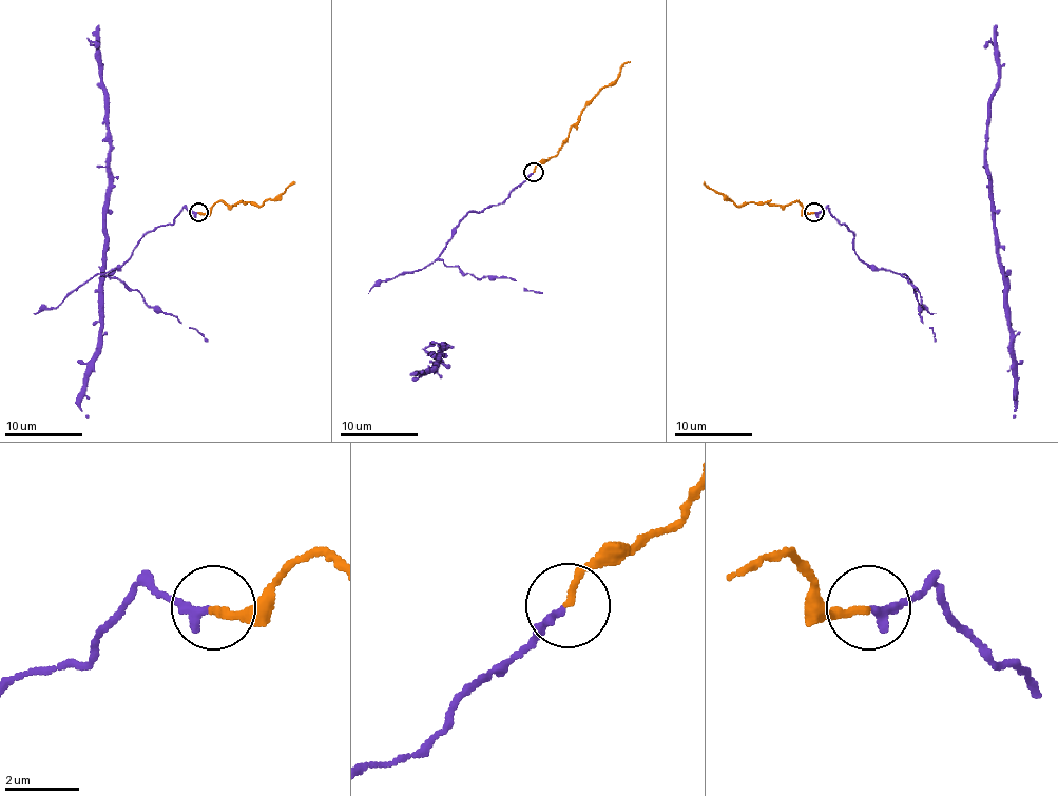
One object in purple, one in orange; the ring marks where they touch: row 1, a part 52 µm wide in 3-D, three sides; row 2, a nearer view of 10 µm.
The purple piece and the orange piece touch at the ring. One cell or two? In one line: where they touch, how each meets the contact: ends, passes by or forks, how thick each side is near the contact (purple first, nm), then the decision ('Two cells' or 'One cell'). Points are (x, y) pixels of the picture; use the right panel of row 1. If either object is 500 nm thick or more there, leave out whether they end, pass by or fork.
Place: (814, 212). At the ring purple ends. At the ring orange ends. Thickness 240 nm (purple) against 180 nm. One cell

